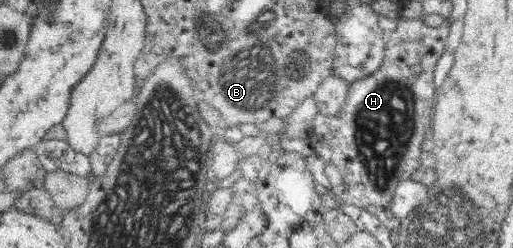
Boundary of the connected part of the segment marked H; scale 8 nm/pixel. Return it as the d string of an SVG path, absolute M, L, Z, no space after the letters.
M404 18L397 29L387 35L384 63L368 77L350 82L348 94L341 110L333 116L318 112L313 117L311 134L307 137L311 148L333 147L336 151L337 167L343 173L347 191L341 201L357 207L375 206L375 216L388 230L399 230L400 218L391 213L391 201L400 181L409 180L411 173L420 169L419 155L421 143L428 137L431 128L431 113L435 103L436 90L433 89L433 73L438 60L446 51L449 28L427 26L423 20Z

